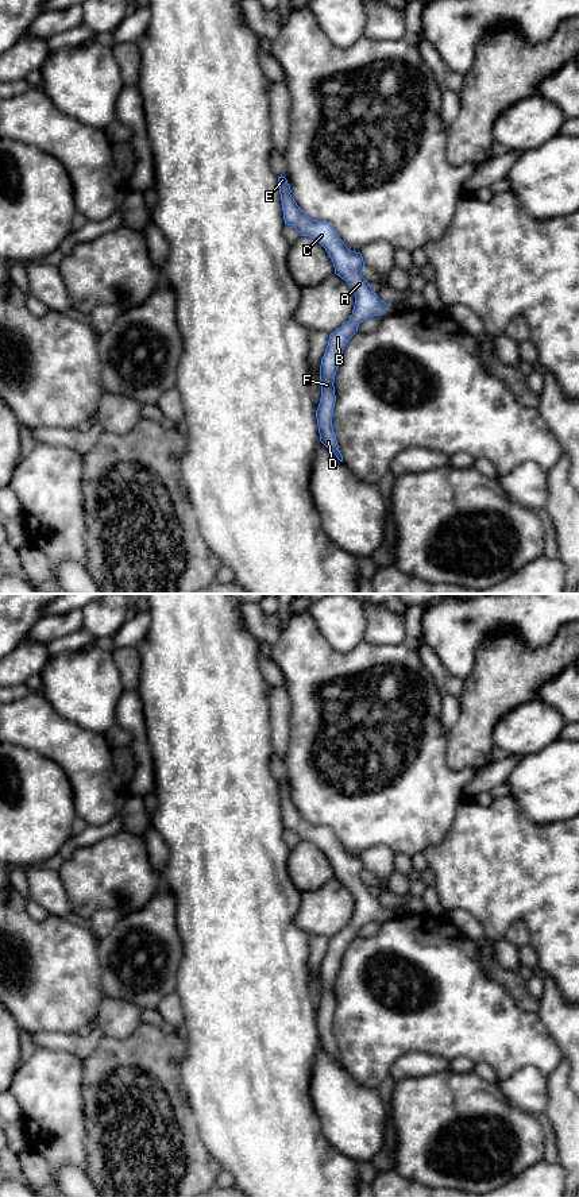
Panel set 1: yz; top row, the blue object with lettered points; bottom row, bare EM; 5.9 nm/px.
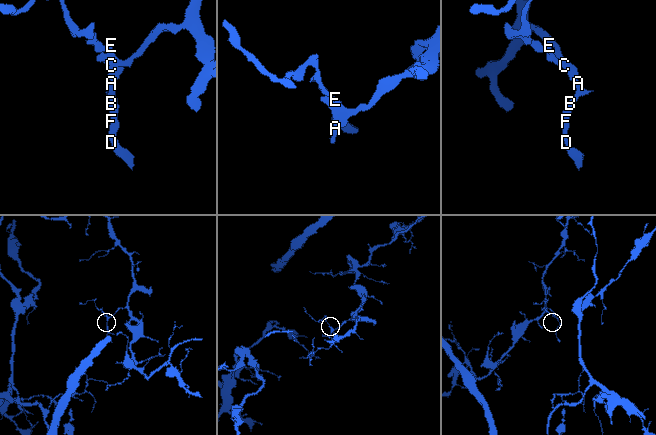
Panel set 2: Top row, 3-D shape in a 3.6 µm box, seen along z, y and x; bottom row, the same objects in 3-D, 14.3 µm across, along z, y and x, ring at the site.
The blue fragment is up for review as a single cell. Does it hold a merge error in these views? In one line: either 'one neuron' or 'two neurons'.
one neuron

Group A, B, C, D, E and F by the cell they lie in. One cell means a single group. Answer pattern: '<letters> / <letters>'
A B C D E F

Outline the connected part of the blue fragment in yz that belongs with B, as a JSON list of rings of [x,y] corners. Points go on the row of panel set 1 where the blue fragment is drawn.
[[[278,177],[285,224],[293,225],[301,236],[317,240],[328,252],[335,274],[344,279],[355,294],[355,305],[350,320],[329,335],[328,345],[320,366],[321,398],[316,410],[320,441],[343,462],[336,435],[332,428],[335,395],[335,375],[348,340],[358,332],[364,320],[379,316],[391,306],[379,300],[370,283],[362,277],[364,267],[360,252],[351,251],[329,223],[308,217],[292,197],[290,185],[285,177]]]

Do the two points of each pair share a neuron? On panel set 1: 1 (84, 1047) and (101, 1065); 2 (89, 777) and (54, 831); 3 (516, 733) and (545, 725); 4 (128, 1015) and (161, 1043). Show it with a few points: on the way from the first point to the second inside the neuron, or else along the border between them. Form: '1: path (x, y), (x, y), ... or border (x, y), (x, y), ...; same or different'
1: border (101, 1034), (96, 1047), (83, 1060); different
2: border (64, 772), (72, 790), (73, 810), (77, 815); different
3: path (522, 730), (539, 725); same
4: border (141, 1020), (124, 1038), (111, 1038), (108, 1035); different

